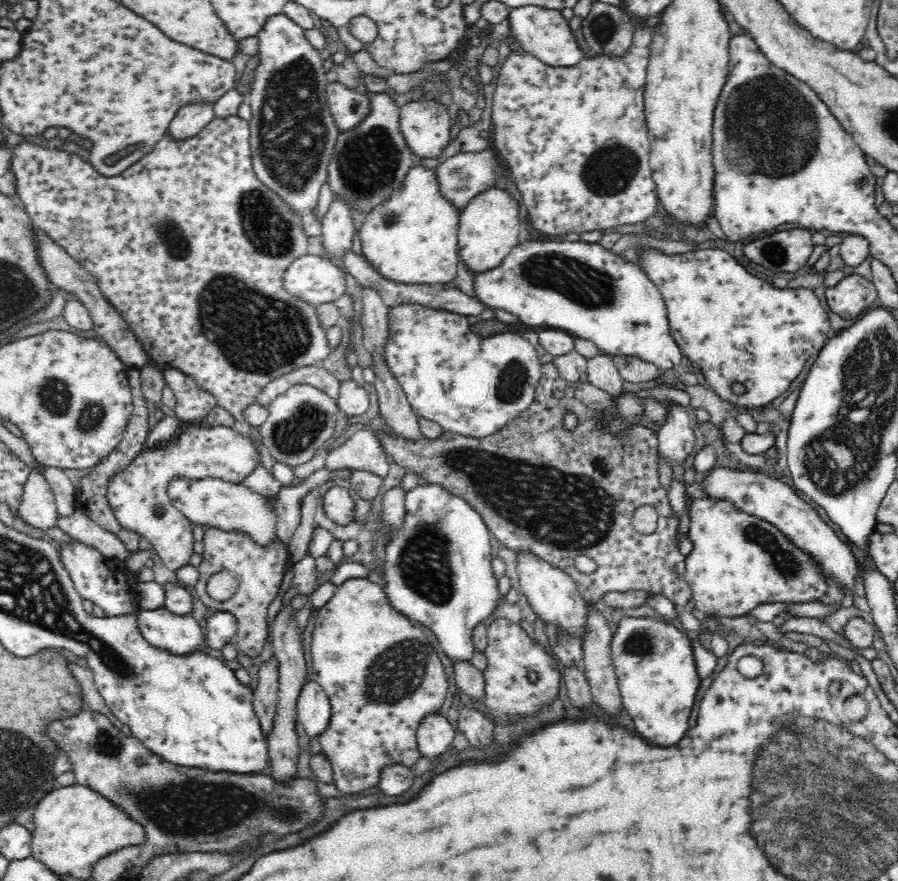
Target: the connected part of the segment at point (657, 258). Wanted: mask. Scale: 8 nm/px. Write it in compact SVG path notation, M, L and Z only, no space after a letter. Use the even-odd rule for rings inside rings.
M642 248L640 250L640 266L642 266L643 271L647 274L646 276L658 287L660 294L665 300L667 316L670 325L671 335L676 341L678 347L682 351L682 354L698 364L702 376L706 379L706 384L712 386L712 390L722 399L728 401L732 405L738 404L743 407L764 407L766 405L770 406L772 400L784 396L788 390L790 390L790 384L797 380L797 378L804 372L806 365L810 364L813 357L817 356L821 351L821 348L829 340L826 337L828 330L830 330L830 320L826 312L822 308L822 304L819 302L818 298L814 294L812 289L807 289L803 287L780 289L774 287L773 284L764 282L763 279L752 276L748 273L746 269L742 266L742 262L738 259L734 259L732 255L724 250L715 250L708 248L708 250L695 250L693 252L686 252L686 254L664 254L656 248ZM734 382L740 382L744 386L744 394L736 394L732 390L732 384Z

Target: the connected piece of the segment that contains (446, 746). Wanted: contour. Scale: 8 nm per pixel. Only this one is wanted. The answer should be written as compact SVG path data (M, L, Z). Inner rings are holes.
M438 713L424 716L417 728L418 751L431 761L444 754L457 742L456 732L447 718Z

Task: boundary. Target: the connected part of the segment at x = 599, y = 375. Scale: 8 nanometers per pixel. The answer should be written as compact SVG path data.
M603 354L588 359L587 365L587 380L590 384L612 396L624 393L624 379L610 355Z

